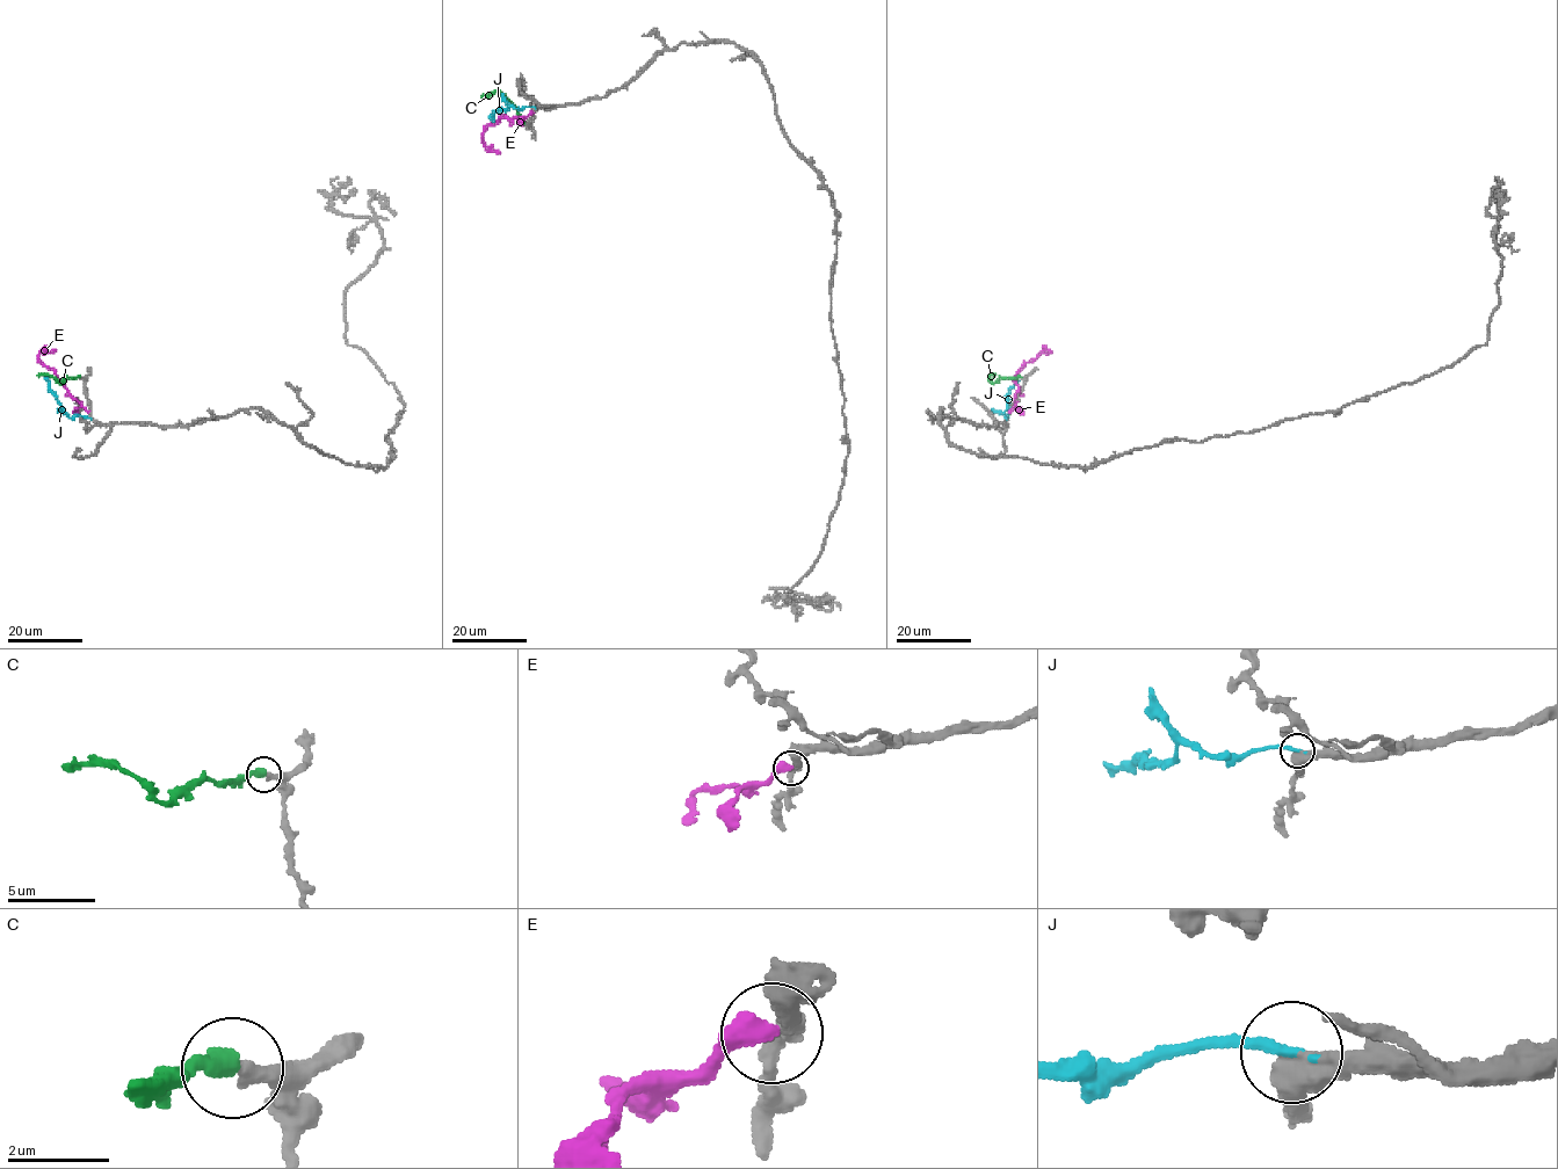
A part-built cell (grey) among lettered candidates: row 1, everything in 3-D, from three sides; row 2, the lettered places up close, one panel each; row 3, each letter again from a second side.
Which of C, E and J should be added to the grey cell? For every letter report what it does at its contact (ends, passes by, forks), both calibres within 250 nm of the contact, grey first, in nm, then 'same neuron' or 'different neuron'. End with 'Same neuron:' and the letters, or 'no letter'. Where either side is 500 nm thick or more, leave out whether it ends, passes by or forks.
C: it ends | 400/400 nm | same neuron
E: it ends | 300/440 nm | different neuron
J: it ends | 440/260 nm | same neuron
Same neuron: C, J

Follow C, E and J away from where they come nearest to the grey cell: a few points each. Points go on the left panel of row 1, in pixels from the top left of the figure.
C: (80, 376), (59, 382), (51, 376), (36, 375)
E: (88, 411), (38, 360), (40, 353), (56, 349)
J: (89, 419), (70, 418), (45, 376)

